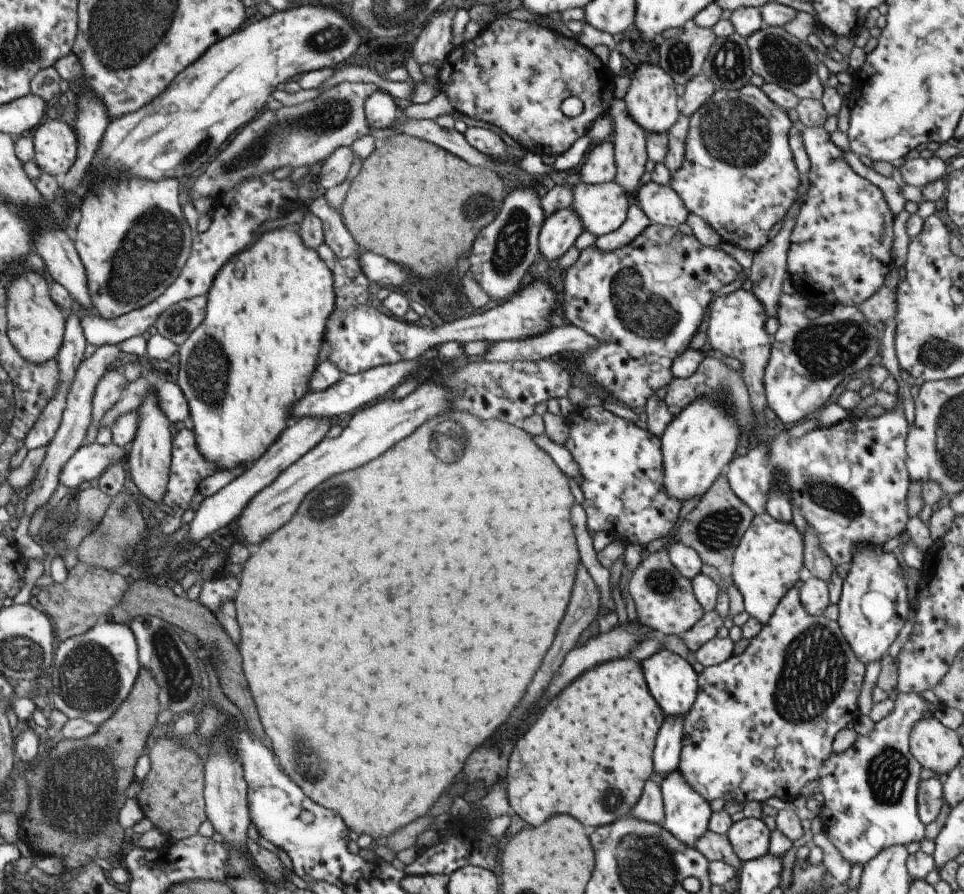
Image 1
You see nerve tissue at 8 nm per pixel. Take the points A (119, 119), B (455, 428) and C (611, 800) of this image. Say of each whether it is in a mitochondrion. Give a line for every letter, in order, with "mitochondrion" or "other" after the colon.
A: other
B: mitochondrion
C: mitochondrion

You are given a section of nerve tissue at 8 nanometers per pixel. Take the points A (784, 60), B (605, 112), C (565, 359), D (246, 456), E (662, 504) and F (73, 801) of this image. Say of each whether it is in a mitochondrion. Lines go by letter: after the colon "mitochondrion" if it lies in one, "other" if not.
A: mitochondrion
B: other
C: other
D: other
E: other
F: mitochondrion

